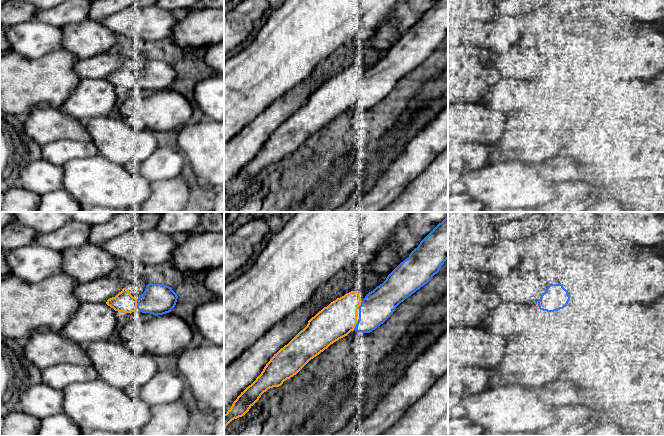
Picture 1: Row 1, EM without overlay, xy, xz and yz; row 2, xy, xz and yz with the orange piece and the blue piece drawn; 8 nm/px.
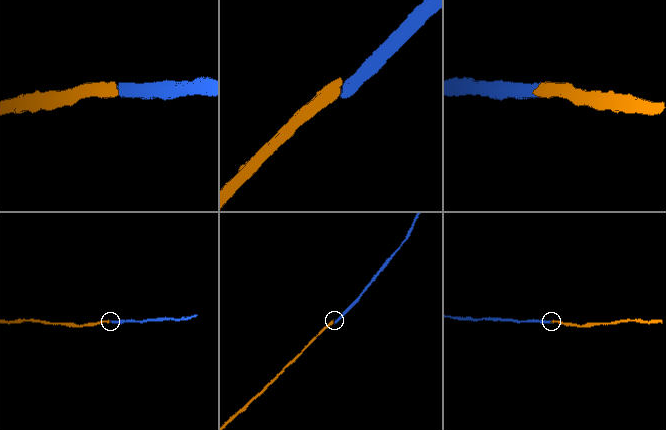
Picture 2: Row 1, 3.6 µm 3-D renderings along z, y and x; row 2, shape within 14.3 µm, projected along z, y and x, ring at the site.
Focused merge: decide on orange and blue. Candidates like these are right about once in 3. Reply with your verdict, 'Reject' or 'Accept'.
Accept

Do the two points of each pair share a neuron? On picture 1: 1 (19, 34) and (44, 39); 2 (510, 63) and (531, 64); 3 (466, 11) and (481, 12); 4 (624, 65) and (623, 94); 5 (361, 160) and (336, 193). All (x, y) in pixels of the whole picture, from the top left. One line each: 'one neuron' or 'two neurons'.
1: one neuron
2: one neuron
3: one neuron
4: two neurons
5: one neuron

